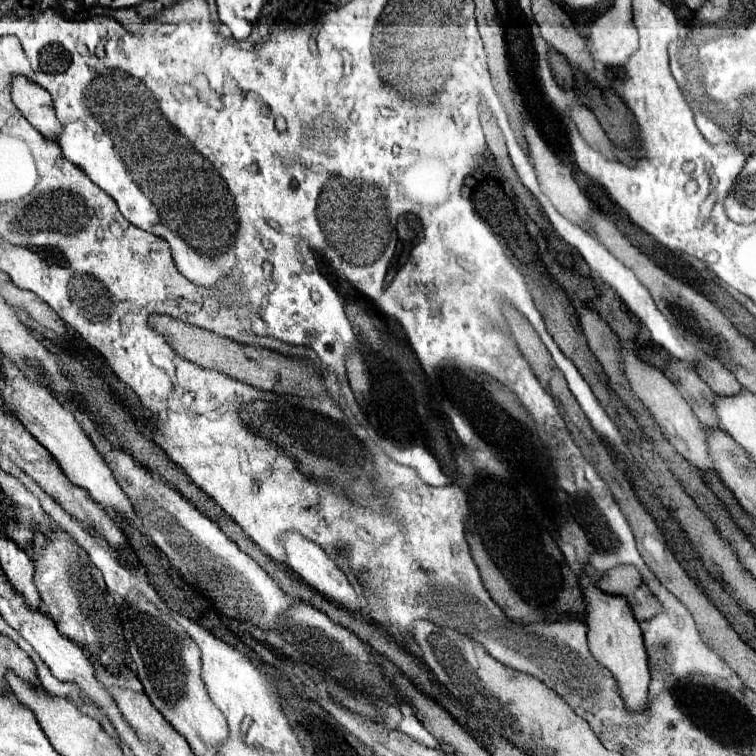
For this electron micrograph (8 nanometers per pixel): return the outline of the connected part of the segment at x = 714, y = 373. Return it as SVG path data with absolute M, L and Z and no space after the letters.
M705 358L705 362L697 362L697 372L701 380L717 394L717 396L733 396L743 390L743 386L735 380L735 376L719 362L713 358Z

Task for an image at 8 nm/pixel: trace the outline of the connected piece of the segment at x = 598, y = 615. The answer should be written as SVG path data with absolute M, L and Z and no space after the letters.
M585 574L581 576L581 584L583 584L585 602L587 602L587 628L589 628L587 638L589 638L591 654L615 678L619 696L623 698L625 708L633 714L647 710L649 708L649 682L651 682L649 662L647 662L647 652L643 646L639 624L635 622L627 600L621 596L609 596L601 592L595 586L595 580L587 578Z

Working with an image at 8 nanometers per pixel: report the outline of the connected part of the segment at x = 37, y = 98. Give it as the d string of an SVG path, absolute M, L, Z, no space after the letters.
M17 76L11 86L11 96L17 106L17 110L29 120L33 128L37 128L43 136L49 140L59 140L59 132L63 130L55 110L53 110L53 100L49 92L45 92L41 86Z

